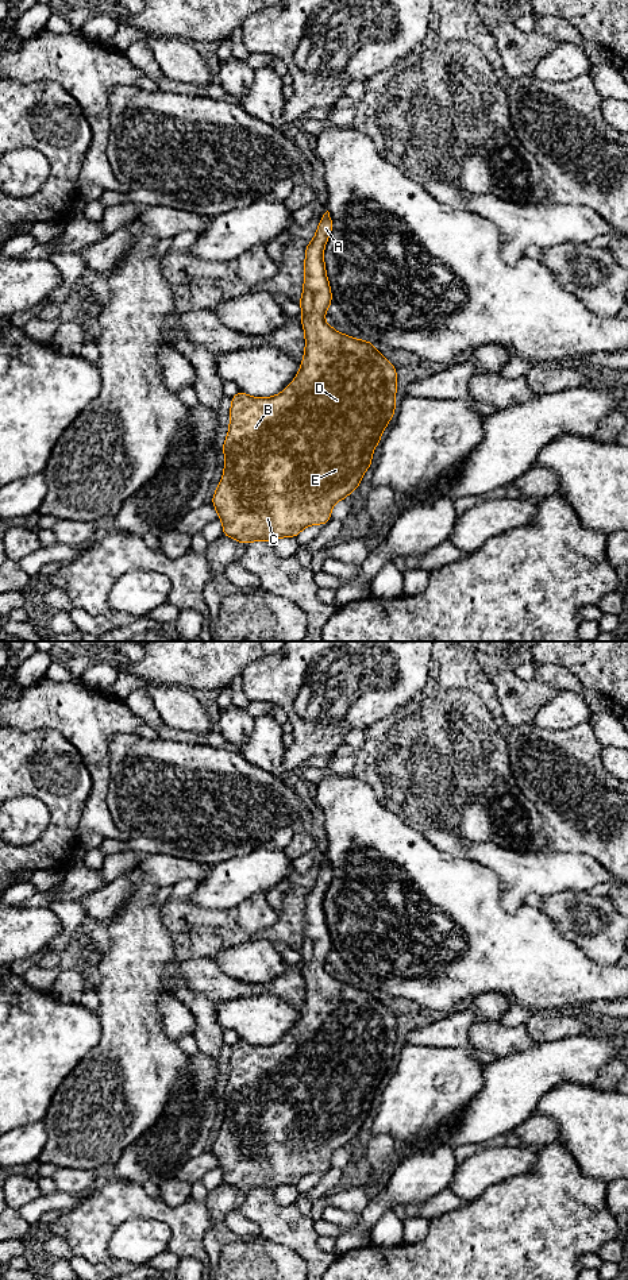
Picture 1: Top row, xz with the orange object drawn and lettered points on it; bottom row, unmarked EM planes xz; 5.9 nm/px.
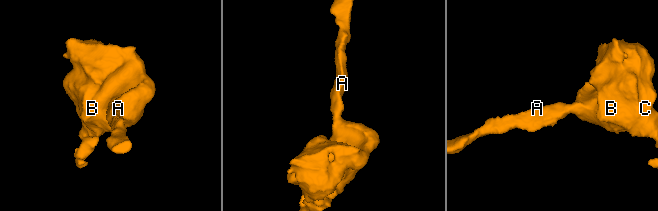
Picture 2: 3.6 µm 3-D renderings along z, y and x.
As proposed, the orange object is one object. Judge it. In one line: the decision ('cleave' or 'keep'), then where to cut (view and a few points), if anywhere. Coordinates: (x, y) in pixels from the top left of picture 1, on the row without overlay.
keep; cut none

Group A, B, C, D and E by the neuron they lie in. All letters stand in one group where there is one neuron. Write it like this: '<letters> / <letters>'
A B C D E

